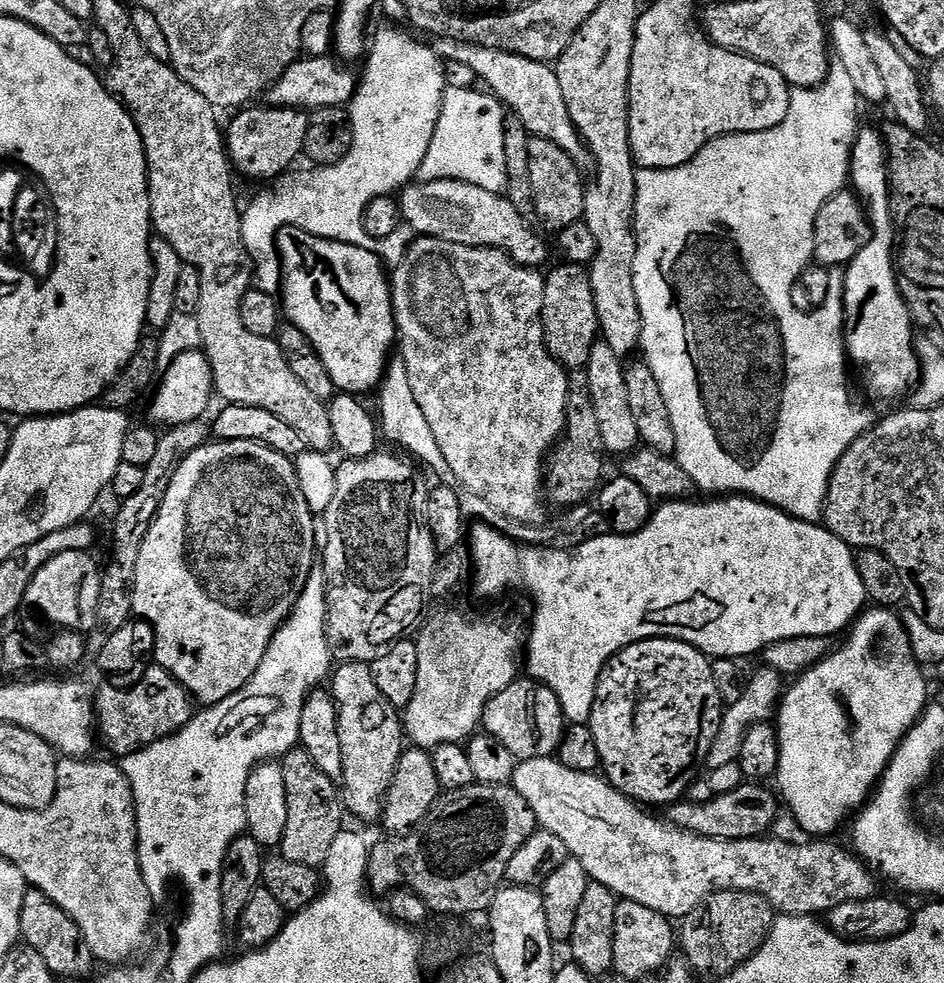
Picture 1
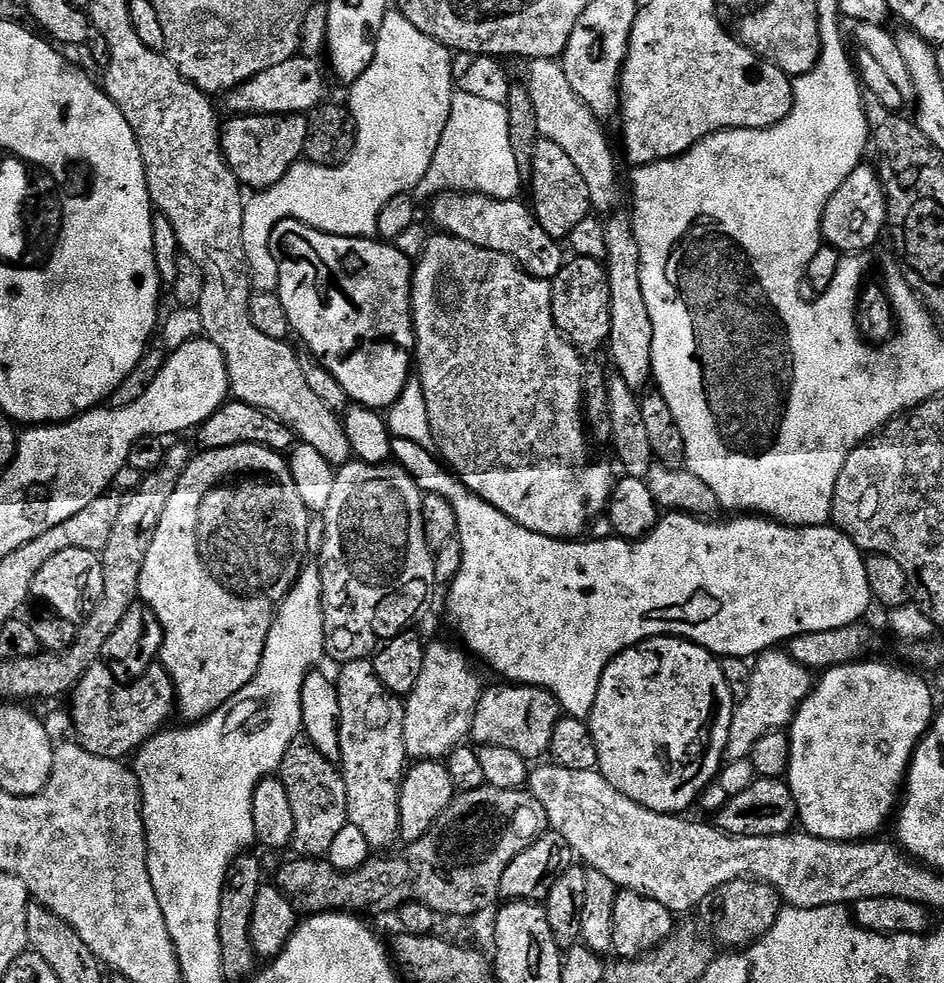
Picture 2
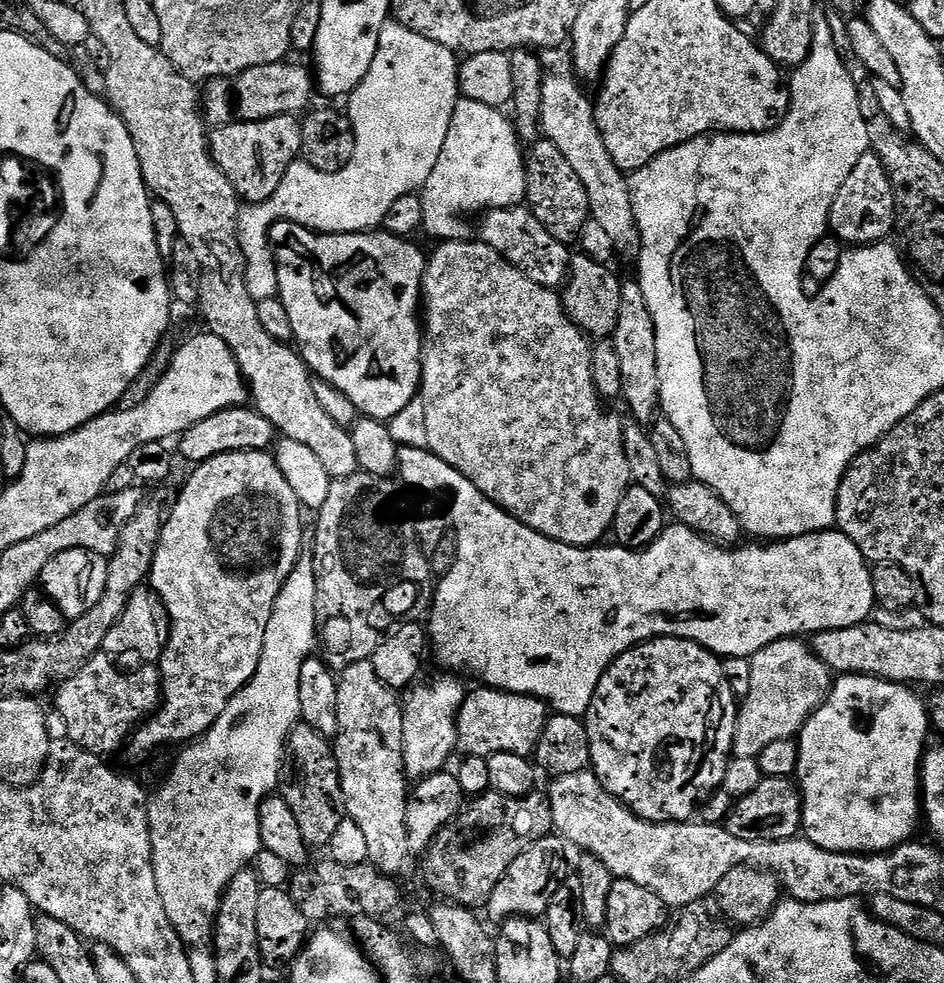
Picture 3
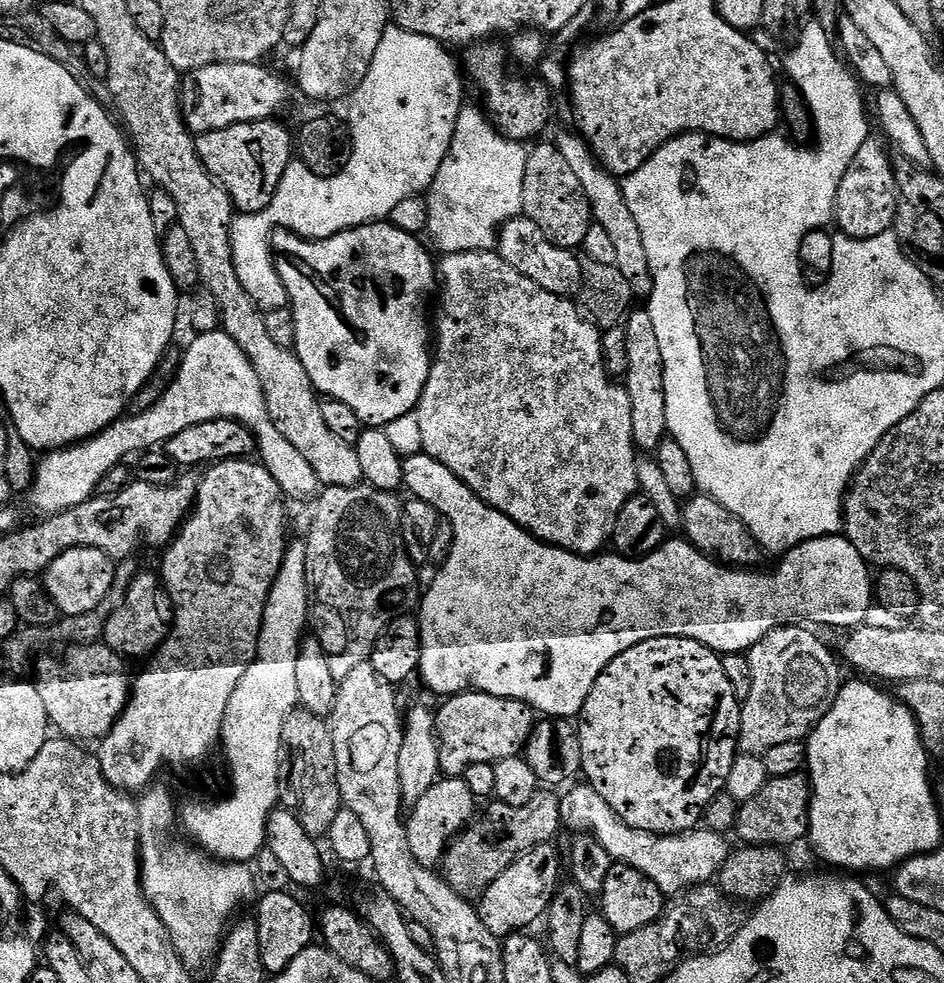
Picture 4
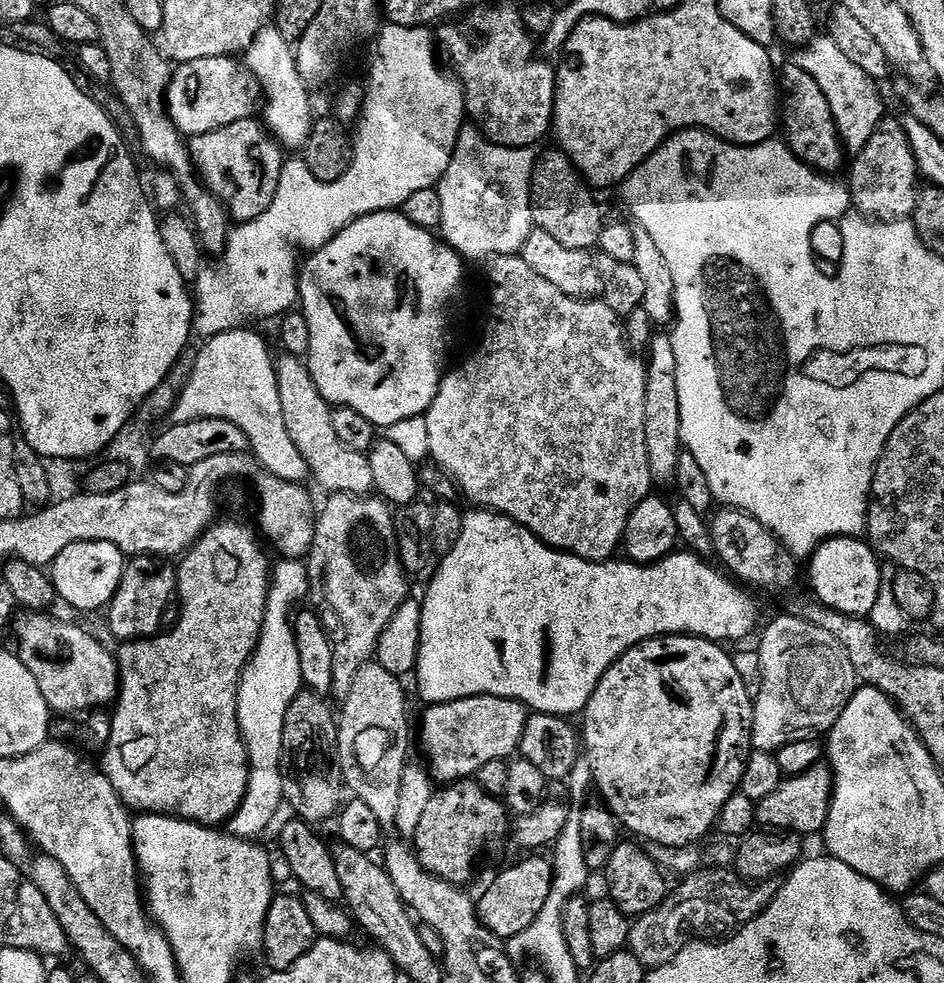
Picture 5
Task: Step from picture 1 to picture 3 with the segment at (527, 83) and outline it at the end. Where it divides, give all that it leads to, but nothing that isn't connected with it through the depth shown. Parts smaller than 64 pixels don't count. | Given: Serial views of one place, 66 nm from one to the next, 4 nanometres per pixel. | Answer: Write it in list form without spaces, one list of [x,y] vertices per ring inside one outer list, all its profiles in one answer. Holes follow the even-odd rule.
[[[552,74],[545,77],[542,86],[541,131],[545,139],[558,146],[575,174],[582,179],[587,190],[587,201],[590,202],[590,218],[598,222],[600,231],[608,236],[611,247],[633,255],[641,246],[641,236],[634,218],[627,175],[606,150],[605,140],[597,125],[595,103],[590,96],[586,96],[580,88],[582,86],[573,77],[570,78]]]

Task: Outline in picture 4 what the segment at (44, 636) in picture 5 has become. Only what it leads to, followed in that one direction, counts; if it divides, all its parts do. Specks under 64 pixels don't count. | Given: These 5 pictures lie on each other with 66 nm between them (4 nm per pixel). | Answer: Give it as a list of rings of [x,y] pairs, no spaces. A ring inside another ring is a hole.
[[[103,642],[95,644],[77,644],[67,649],[65,656],[41,655],[35,661],[34,677],[38,694],[42,694],[42,703],[46,705],[51,727],[56,728],[61,737],[77,742],[93,740],[99,742],[107,736],[112,727],[118,723],[124,713],[130,699],[130,676],[128,680],[128,668],[125,657],[119,656],[114,650],[110,650]]]

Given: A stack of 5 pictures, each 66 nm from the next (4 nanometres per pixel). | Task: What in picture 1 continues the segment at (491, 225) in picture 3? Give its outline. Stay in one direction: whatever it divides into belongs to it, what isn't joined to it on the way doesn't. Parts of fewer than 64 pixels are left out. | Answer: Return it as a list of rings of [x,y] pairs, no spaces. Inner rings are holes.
[[[439,180],[409,184],[399,193],[398,201],[403,223],[409,224],[417,237],[429,236],[475,248],[496,248],[524,268],[540,270],[548,260],[547,242],[531,228],[533,225],[524,220],[504,194],[482,190],[482,186],[470,182]]]

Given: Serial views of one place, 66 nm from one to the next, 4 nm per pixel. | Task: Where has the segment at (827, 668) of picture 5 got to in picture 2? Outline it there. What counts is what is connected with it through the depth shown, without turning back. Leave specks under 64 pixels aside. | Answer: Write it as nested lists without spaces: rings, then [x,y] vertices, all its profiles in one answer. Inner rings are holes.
[[[775,648],[761,653],[753,663],[750,691],[733,709],[725,757],[729,761],[747,760],[760,738],[787,729],[795,719],[797,708],[812,692],[813,687],[813,673],[794,662],[787,651]]]

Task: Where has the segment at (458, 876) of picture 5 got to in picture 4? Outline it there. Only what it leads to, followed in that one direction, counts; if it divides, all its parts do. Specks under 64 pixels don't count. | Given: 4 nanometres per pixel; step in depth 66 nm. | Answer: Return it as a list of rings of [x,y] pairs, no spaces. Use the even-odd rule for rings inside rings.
[[[441,778],[437,780],[426,794],[411,807],[407,817],[410,850],[414,850],[414,858],[422,862],[422,866],[435,869],[444,859],[449,844],[471,825],[477,815],[478,797],[466,786],[463,778]]]

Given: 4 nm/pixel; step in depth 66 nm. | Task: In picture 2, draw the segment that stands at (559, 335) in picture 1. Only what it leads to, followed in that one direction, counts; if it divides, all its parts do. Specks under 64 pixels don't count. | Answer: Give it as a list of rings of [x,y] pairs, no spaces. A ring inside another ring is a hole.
[[[576,256],[573,261],[570,271],[552,284],[552,313],[560,333],[573,344],[577,352],[587,354],[598,351],[600,347],[603,349],[611,338],[610,282],[608,269],[599,259]]]

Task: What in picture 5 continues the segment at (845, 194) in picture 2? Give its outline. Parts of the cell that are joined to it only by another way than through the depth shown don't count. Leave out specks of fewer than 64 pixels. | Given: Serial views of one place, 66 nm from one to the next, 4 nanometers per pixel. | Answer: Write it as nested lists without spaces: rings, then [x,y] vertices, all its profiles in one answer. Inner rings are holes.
[[[899,127],[883,128],[877,129],[857,153],[858,158],[850,170],[848,189],[851,203],[859,213],[877,221],[891,222],[911,217],[916,208],[919,166],[907,133]]]

